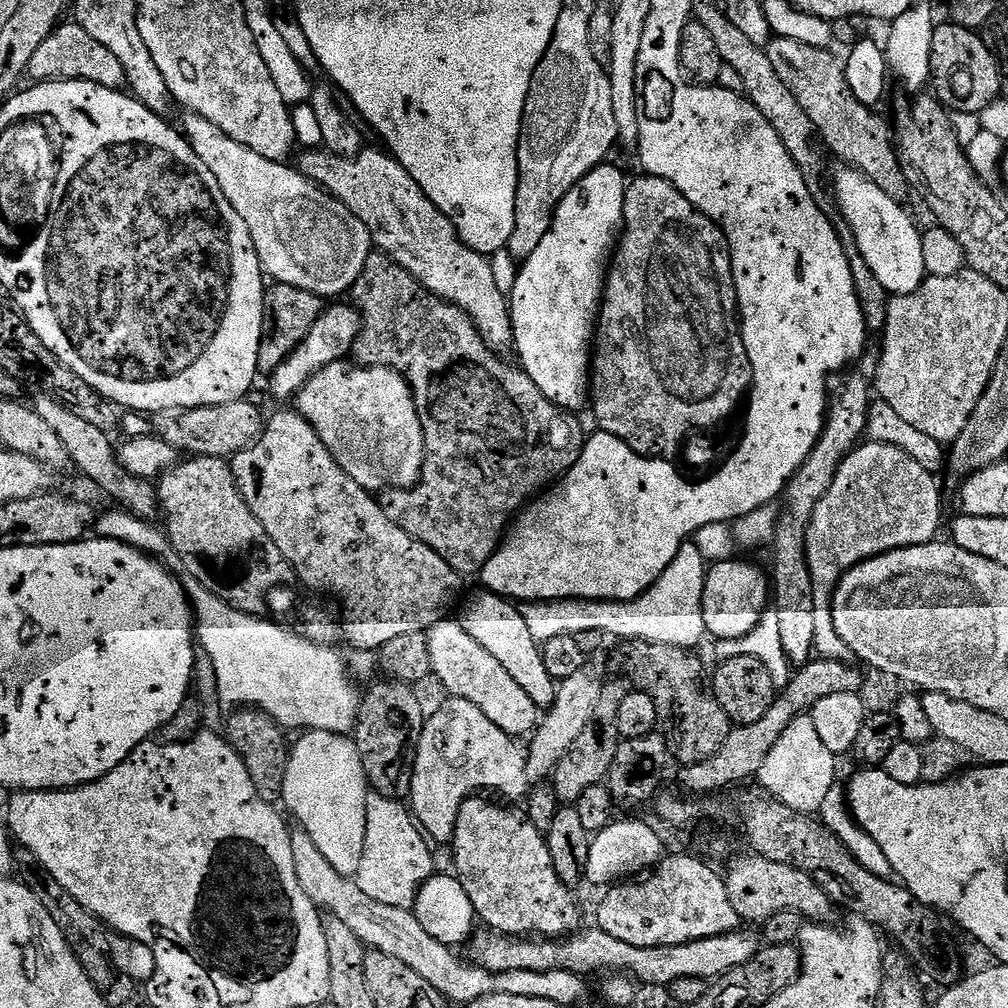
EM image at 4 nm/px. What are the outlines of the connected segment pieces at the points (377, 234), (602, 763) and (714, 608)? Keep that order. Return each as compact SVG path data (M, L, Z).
M365 147L354 158L335 156L327 150L304 150L298 170L348 207L370 230L373 245L402 266L424 288L458 306L474 322L480 337L497 354L513 347L509 297L498 290L489 257L470 250L456 233L450 217L406 174L396 157L379 147Z
M627 679L612 680L603 685L598 694L598 706L594 706L594 714L590 722L586 722L582 734L570 746L570 750L556 764L550 777L550 787L556 793L559 803L564 806L575 806L578 798L582 798L582 790L595 784L604 784L608 771L614 762L614 754L618 754L620 735L618 734L618 709L622 707L622 698L630 690Z
M738 559L721 560L707 569L701 614L707 635L716 640L738 639L750 634L770 604L769 577L765 573L763 576L754 565Z

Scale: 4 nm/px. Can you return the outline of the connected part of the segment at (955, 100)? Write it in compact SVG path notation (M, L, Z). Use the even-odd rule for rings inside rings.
M951 22L937 23L934 42L930 42L930 70L932 71L931 91L945 108L953 112L978 114L986 110L986 106L990 106L1001 95L1000 63L996 61L996 55L988 47L985 37L971 28L963 28Z

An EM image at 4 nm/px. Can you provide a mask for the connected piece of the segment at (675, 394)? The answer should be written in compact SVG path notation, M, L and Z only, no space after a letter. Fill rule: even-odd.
M640 174L636 181L624 189L624 222L614 259L606 272L604 295L600 301L598 319L594 325L594 347L590 352L590 409L596 415L599 431L622 438L630 450L649 458L672 458L679 453L689 435L697 430L712 430L723 425L740 399L752 387L752 367L746 354L744 336L740 332L736 287L732 277L732 257L728 255L728 242L720 227L704 216L670 182L657 176Z

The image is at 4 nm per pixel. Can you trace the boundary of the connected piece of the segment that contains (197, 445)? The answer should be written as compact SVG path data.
M245 398L234 402L222 402L218 406L198 406L197 408L175 408L162 410L151 417L155 435L177 448L182 454L198 456L231 457L246 450L264 432L265 413L260 413L256 404Z

